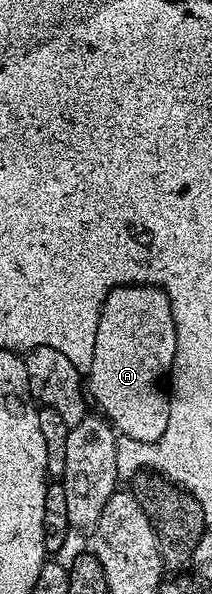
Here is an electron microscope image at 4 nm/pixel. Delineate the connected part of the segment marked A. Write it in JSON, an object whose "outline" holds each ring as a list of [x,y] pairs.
{"outline":[[[116,286],[101,305],[87,390],[102,410],[98,411],[124,437],[157,442],[163,436],[169,415],[166,382],[174,360],[175,320],[164,290],[159,286]]]}

